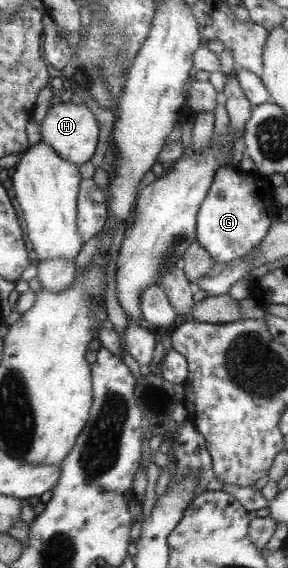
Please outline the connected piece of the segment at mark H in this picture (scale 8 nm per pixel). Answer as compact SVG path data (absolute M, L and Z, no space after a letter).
M61 102L51 105L47 110L45 118L41 120L39 125L39 132L41 133L40 140L43 140L49 148L53 148L53 152L57 152L56 154L61 159L79 166L83 162L89 161L93 156L99 128L97 121L87 107Z

